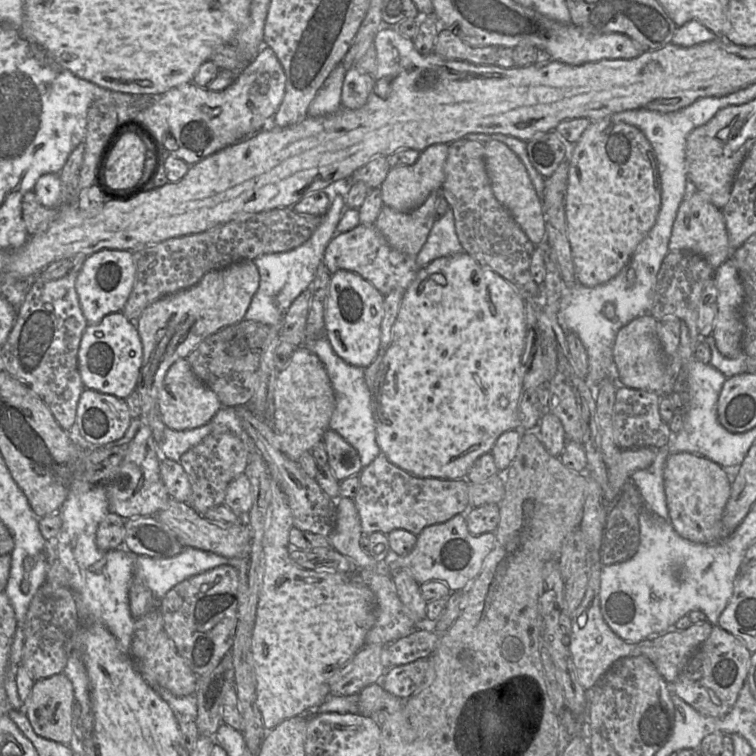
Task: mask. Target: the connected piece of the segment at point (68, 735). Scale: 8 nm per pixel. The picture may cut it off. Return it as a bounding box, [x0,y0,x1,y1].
[24,673,74,745]

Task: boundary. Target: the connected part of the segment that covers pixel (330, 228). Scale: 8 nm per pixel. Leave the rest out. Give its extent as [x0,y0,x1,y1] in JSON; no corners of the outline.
[245,195,347,326]

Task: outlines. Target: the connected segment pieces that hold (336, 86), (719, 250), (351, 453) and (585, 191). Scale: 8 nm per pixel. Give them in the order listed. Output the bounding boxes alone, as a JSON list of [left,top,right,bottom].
[[308,63,347,117],[669,192,732,270],[323,429,363,481],[565,119,661,287]]

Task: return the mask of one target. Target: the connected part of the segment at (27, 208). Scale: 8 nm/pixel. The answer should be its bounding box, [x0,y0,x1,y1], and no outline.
[21,191,58,236]

